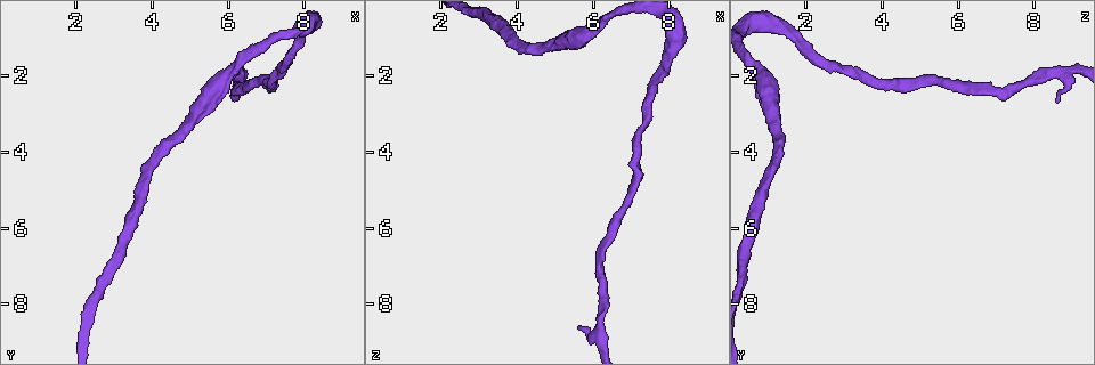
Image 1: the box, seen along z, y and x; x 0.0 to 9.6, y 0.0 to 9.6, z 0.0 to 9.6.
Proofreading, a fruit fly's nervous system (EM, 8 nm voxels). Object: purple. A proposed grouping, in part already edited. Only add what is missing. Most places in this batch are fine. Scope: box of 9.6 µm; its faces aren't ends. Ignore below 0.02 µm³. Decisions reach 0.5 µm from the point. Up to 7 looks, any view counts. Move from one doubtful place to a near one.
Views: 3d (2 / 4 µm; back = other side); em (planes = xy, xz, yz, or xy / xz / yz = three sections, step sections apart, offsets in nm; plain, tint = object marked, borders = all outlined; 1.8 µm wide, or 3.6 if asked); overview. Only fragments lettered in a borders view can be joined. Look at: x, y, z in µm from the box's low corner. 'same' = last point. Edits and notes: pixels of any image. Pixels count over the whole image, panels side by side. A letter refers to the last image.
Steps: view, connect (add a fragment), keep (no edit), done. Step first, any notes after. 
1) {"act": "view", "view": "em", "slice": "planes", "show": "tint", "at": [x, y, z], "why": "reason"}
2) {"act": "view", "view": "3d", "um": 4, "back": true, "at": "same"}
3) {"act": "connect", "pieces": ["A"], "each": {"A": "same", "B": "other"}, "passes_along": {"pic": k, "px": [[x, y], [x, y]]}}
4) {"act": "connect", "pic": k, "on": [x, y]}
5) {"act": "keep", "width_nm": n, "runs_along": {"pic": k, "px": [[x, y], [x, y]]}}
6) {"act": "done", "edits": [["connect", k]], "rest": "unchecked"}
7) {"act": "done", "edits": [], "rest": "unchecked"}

{"act": "view", "view": "3d", "um": 2, "back": true, "at": [6.00, 1.95, 0.85], "why": "thick turns thin"}

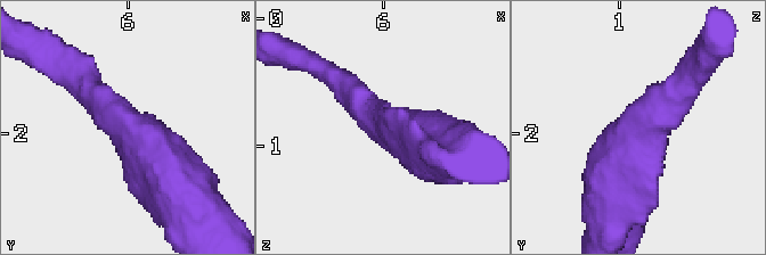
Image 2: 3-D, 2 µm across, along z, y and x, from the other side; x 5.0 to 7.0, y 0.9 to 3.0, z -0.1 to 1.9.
{"act": "view", "view": "em", "slice": "xz", "step": 8, "show": "tint", "at": [6.04, 1.88, 0.86], "arm_widths_nm": [220, 480], "why": "need the tissue"}

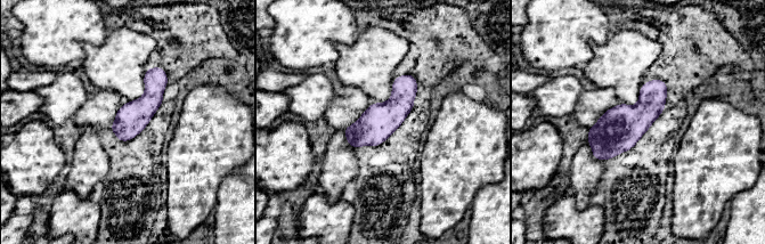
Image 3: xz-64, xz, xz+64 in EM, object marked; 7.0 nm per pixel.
{"act": "view", "view": "em", "slice": "yz", "step": 8, "show": "borders", "at": "same", "why": "another direction"}

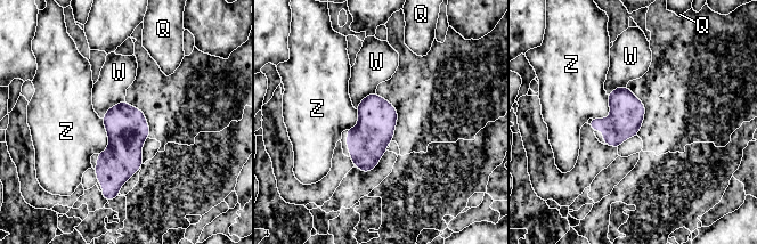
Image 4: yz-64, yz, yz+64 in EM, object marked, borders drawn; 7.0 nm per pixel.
{"act": "keep", "each": {"Q": "other", "W": "other", "Z": "other"}, "border": {"pic": 4, "px": [[124, 99], [114, 104], [102, 118]]}, "found": "no lettered fragment goes on from it"}

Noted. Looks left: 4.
{"act": "view", "view": "em", "slice": "planes", "show": "borders", "at": [8.10, 0.70, 1.30], "why": "calibre changes"}

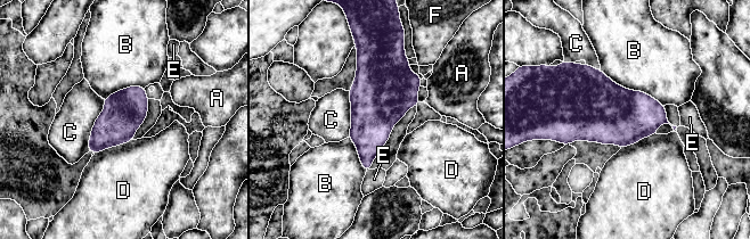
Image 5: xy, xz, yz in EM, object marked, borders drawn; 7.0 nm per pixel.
{"act": "keep", "each": {"A": "other", "B": "other", "C": "other", "D": "other", "E": "other", "F": "other"}, "border": {"pic": 5, "px": [[104, 99], [88, 150]]}, "found": "no lettered fragment goes on from it"}

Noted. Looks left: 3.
{"act": "view", "view": "em", "slice": "planes", "show": "borders", "at": [5.65, 2.70, 8.60], "why": "an open end"}

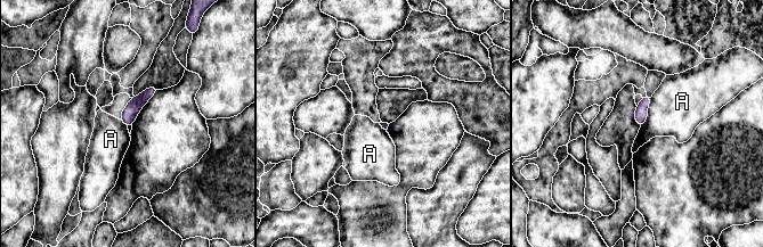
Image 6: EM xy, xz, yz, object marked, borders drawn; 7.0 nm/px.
{"act": "keep", "longest_contact_nm": ["A", 240], "each": {"A": "other"}, "runs_along": {"pic": 6, "px": [[154, 89], [131, 110], [128, 123]]}, "found": "none of them fits"}

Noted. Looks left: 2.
{"act": "done", "edits": [], "rest": "unchecked"}

